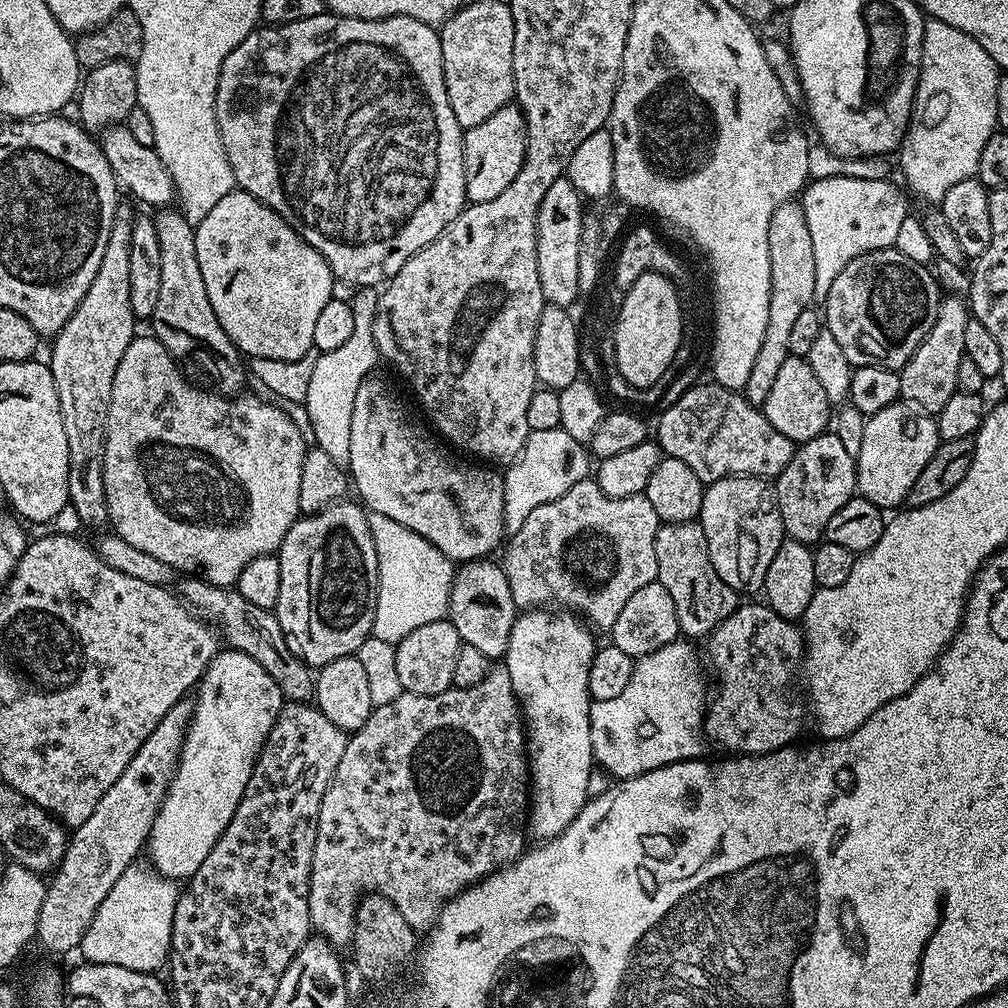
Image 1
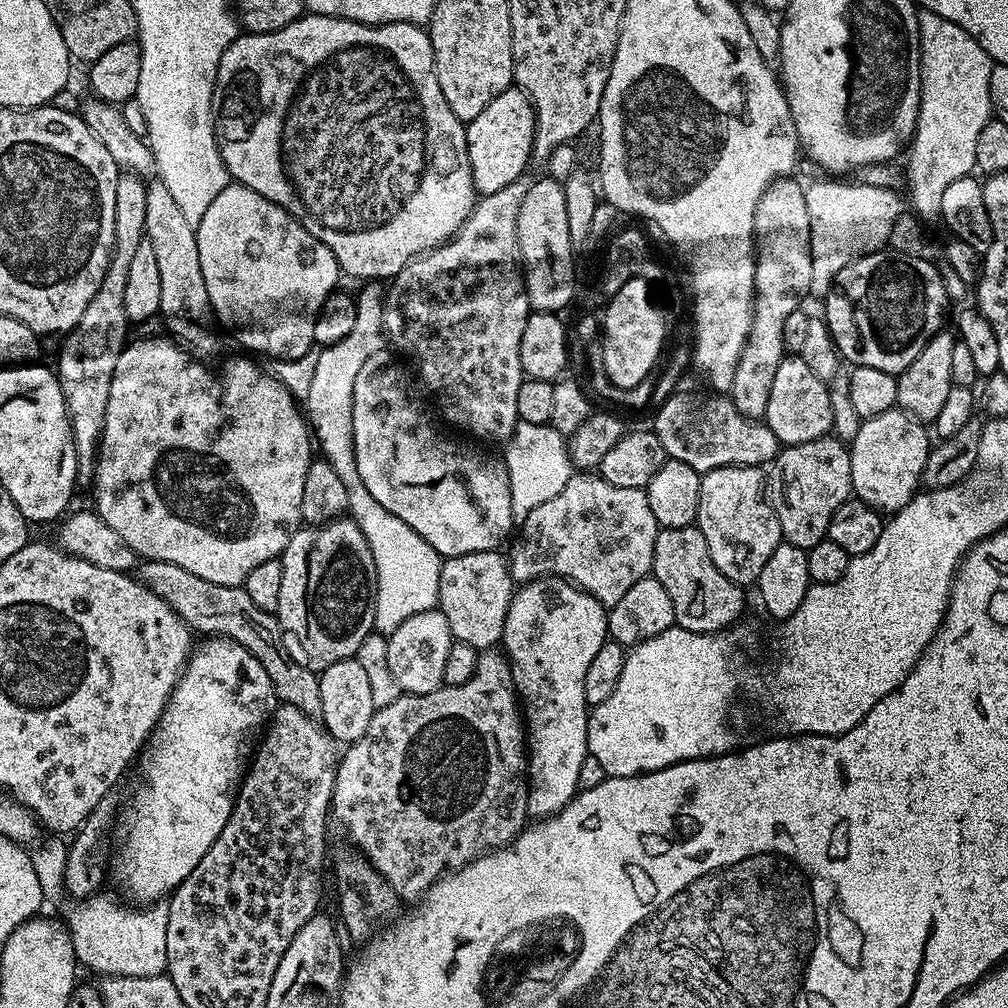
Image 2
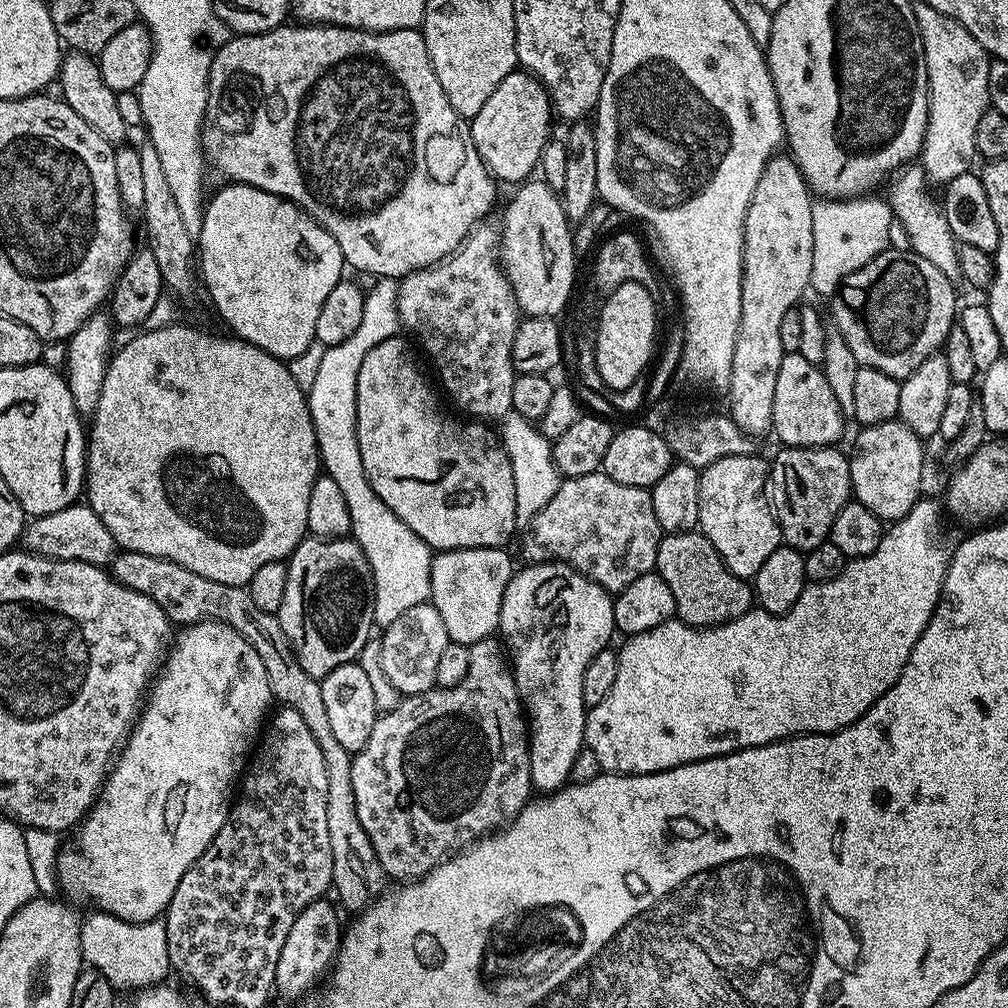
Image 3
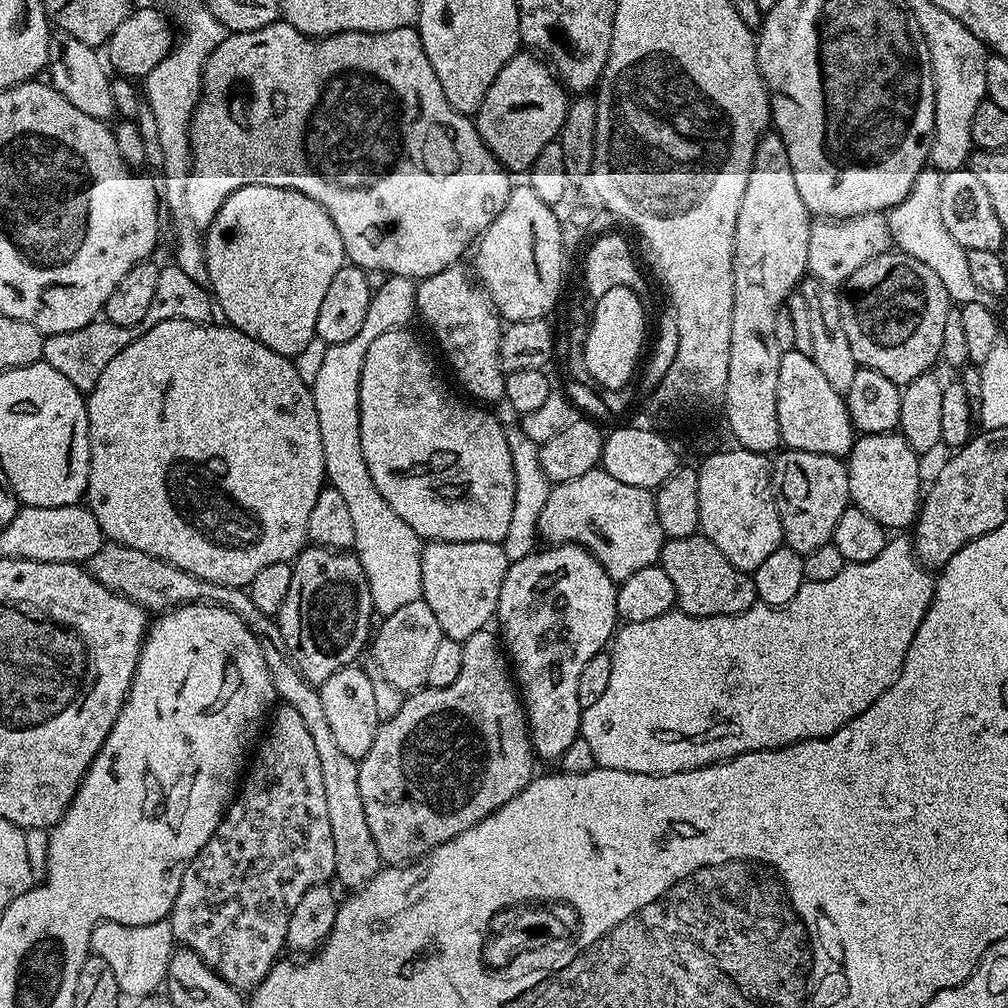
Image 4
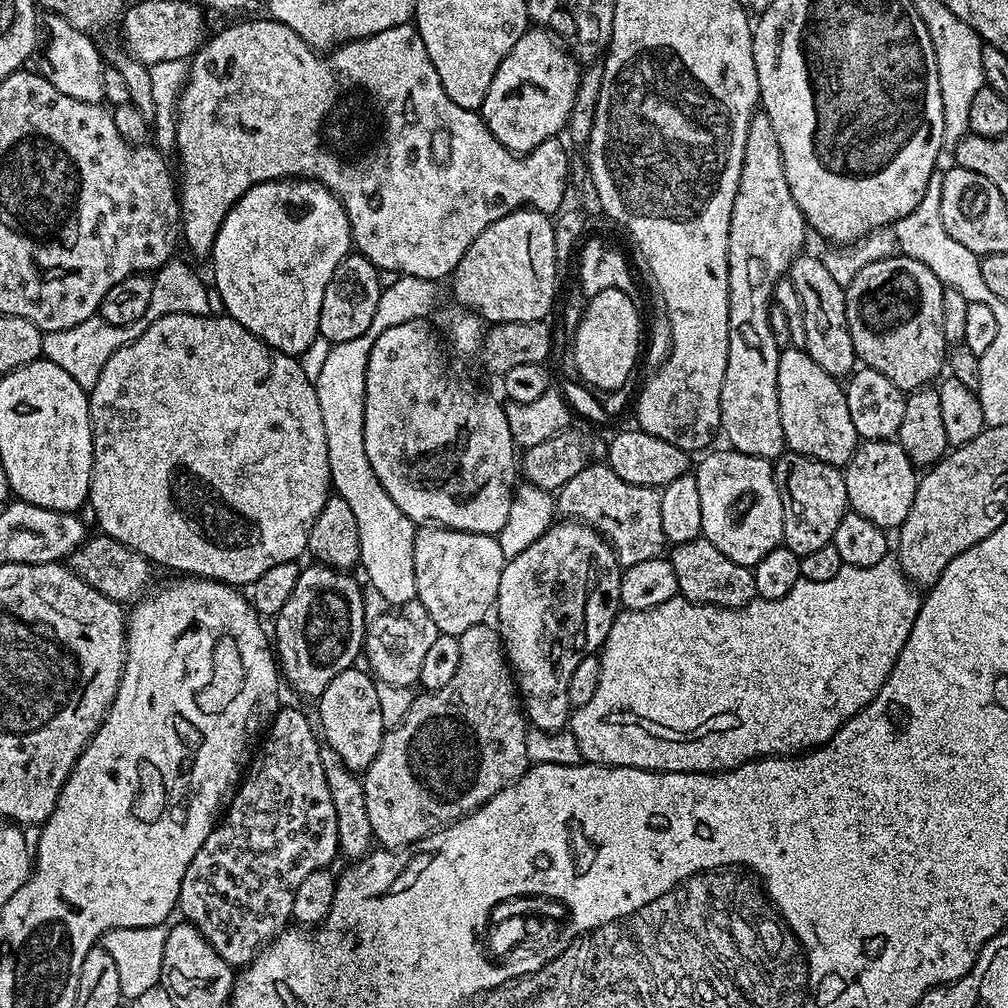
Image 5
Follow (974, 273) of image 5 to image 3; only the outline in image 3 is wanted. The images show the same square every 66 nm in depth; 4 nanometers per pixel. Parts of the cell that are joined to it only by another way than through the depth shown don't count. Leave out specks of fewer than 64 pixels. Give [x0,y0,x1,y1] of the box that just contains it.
[886,164,960,281]

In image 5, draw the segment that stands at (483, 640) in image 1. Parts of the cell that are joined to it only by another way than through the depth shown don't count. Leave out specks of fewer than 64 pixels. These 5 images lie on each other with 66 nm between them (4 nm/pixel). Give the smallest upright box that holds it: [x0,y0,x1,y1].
[414,524,505,638]

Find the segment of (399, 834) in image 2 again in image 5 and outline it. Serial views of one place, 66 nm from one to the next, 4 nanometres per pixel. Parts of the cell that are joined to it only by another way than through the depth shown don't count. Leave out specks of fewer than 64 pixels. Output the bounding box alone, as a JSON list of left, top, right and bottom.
[363,622,530,849]

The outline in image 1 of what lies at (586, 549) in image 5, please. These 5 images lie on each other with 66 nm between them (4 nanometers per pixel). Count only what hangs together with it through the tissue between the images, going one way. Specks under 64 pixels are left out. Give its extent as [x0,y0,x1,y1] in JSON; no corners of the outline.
[502,610,598,840]

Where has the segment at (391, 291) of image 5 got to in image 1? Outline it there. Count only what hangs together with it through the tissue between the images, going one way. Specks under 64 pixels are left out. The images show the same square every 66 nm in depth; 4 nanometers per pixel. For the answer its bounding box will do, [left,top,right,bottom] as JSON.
[303,286,454,645]

